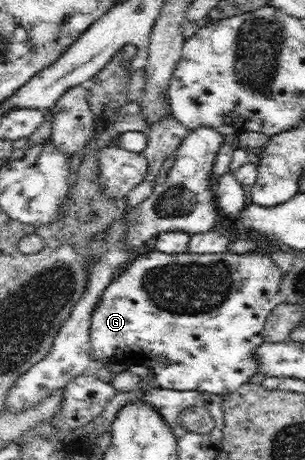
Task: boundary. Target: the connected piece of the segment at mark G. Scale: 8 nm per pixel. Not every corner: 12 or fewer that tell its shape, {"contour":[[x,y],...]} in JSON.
{"contour":[[135,254],[90,354],[221,396],[259,372],[270,254]]}

